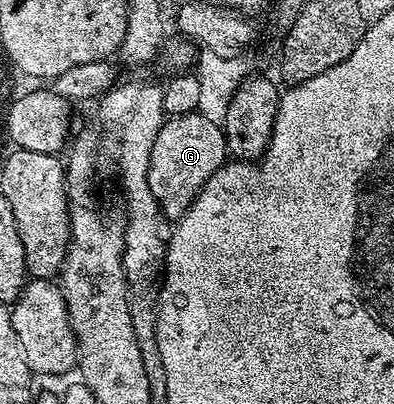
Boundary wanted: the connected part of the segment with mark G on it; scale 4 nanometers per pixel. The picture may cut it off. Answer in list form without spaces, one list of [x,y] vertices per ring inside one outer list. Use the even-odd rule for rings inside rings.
[[[202,112],[174,114],[166,117],[159,136],[151,148],[149,187],[166,219],[182,218],[197,193],[227,161],[225,131]]]

